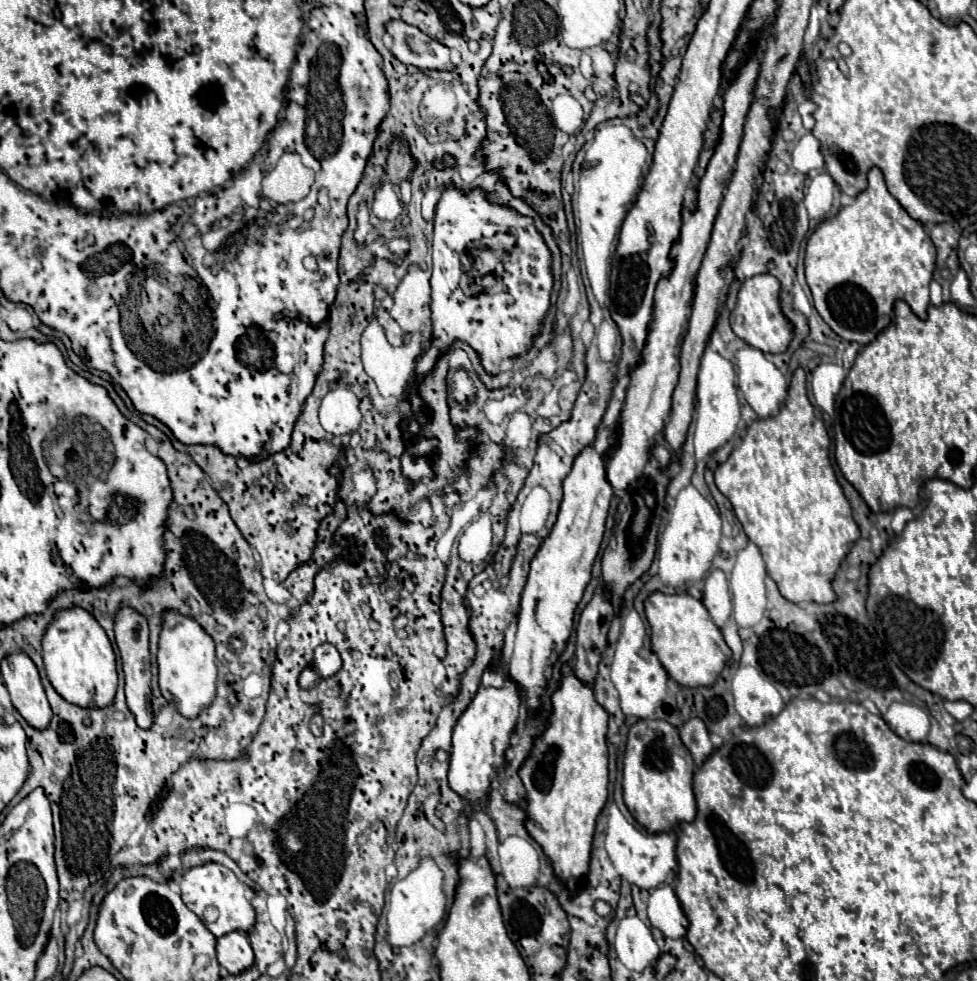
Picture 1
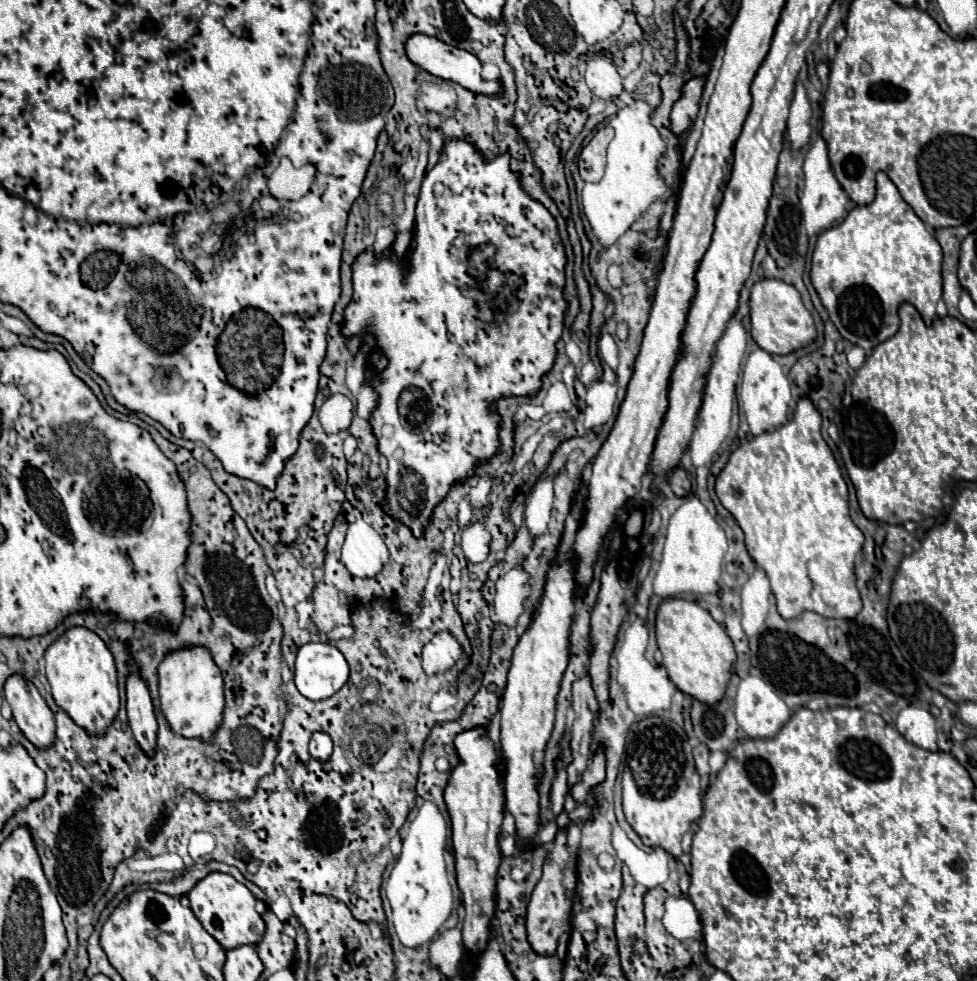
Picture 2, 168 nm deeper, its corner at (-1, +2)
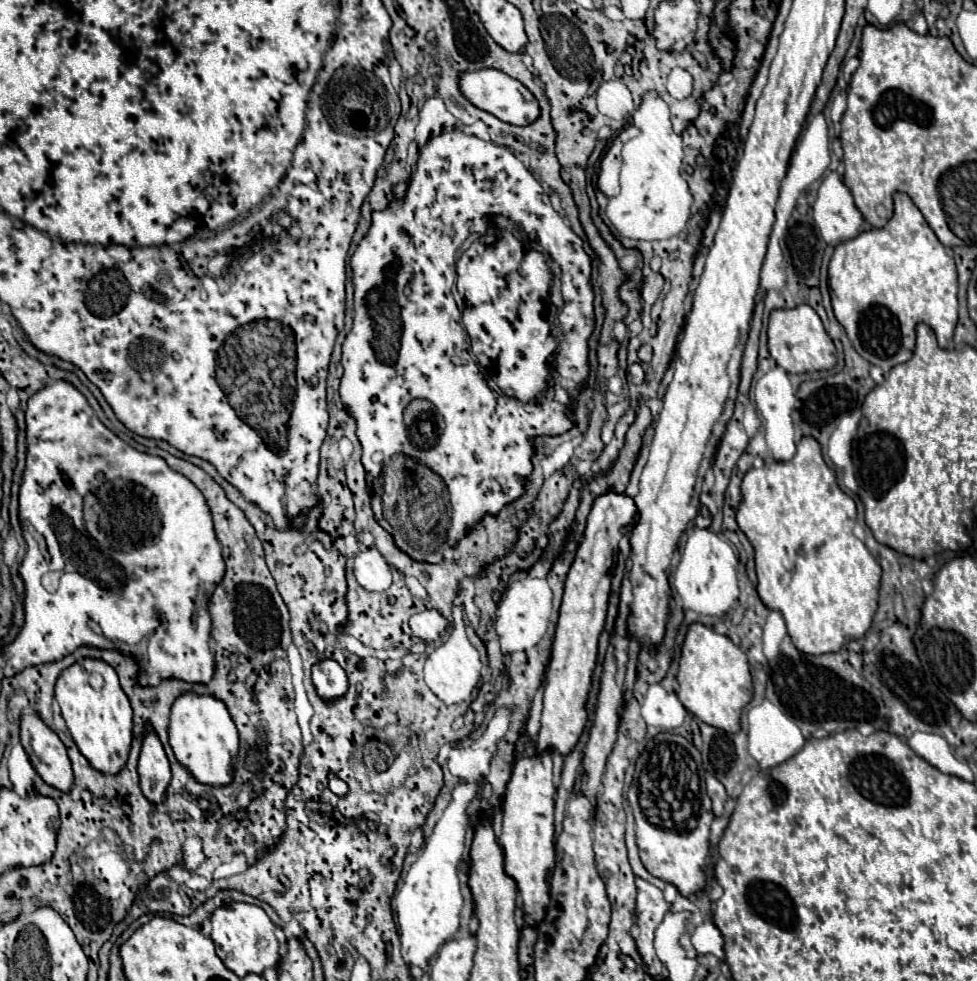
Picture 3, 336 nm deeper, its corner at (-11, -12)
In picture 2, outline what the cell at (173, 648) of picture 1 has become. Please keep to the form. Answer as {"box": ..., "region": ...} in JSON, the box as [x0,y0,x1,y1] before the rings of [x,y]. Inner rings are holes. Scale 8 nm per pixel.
{"box":[159,646,223,740],"region":[[[183,646],[169,654],[159,664],[159,698],[161,710],[173,732],[185,738],[211,740],[221,724],[223,714],[223,678],[205,646]]]}

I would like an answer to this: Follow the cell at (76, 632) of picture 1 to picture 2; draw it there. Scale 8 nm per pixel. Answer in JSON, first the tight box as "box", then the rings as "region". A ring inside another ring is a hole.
{"box":[45,626,119,734],"region":[[[73,626],[63,636],[59,636],[47,650],[45,650],[45,674],[51,684],[51,694],[81,728],[93,734],[105,732],[105,728],[113,722],[117,710],[119,710],[119,690],[117,690],[117,668],[113,662],[113,654],[105,646],[105,642],[89,628]]]}

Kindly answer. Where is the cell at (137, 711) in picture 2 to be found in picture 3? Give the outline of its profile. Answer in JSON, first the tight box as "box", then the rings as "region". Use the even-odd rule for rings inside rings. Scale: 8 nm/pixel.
{"box":[139,730,171,804],"region":[[[147,730],[141,756],[139,756],[139,786],[143,796],[151,804],[159,804],[165,798],[165,790],[171,782],[171,768],[165,750],[155,738],[153,730]]]}

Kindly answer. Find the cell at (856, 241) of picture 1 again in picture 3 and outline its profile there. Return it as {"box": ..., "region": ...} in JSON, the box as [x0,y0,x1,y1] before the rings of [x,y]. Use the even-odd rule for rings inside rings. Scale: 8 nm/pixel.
{"box":[829,192,957,372],"region":[[[903,192],[895,196],[895,214],[885,228],[873,228],[857,238],[845,240],[835,246],[829,262],[829,288],[835,318],[845,328],[853,348],[869,362],[889,372],[897,364],[907,362],[915,350],[915,326],[925,322],[937,334],[941,348],[949,348],[957,326],[957,268],[953,256],[947,254],[931,226],[925,222],[919,208]]]}

